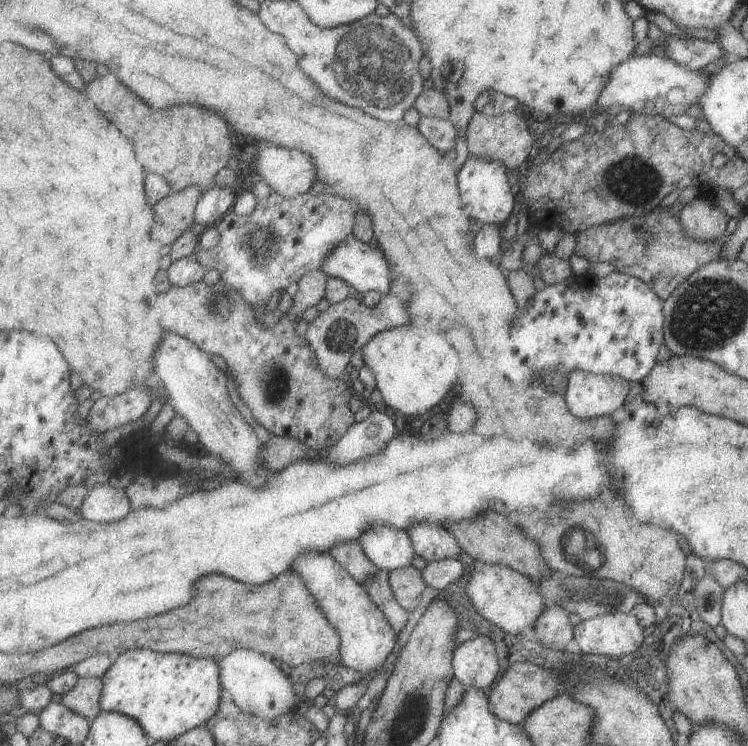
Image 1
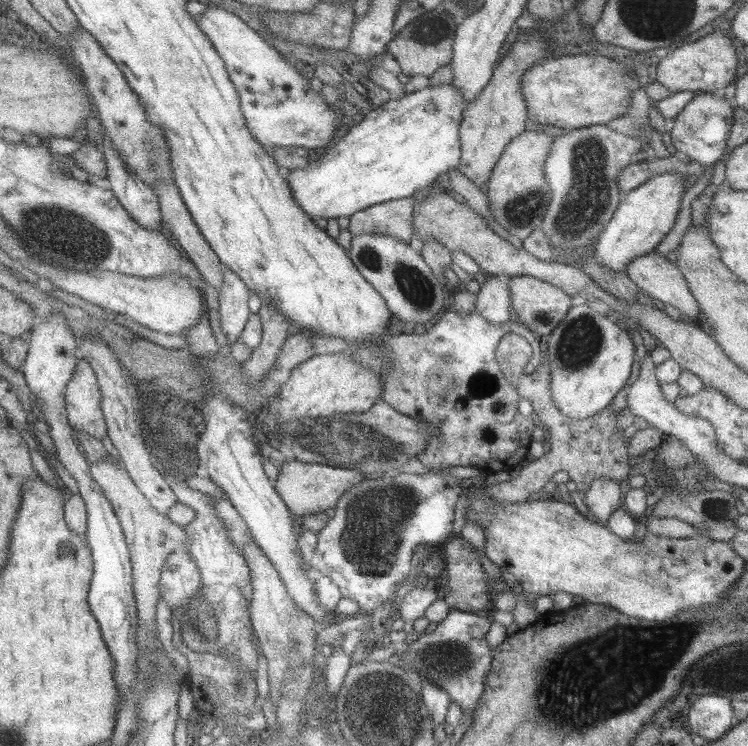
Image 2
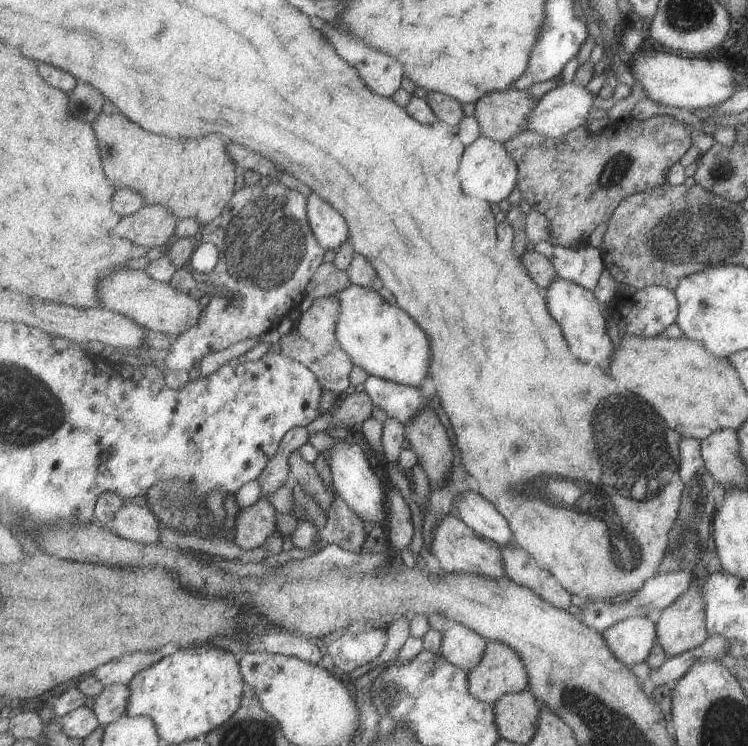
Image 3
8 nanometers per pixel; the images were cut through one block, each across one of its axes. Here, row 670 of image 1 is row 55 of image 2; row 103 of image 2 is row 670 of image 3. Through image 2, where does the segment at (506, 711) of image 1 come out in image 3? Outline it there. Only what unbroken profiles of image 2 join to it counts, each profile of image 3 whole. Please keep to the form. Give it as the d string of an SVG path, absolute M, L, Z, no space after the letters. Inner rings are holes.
M496 640L486 644L479 666L468 675L471 694L491 704L503 694L518 693L527 686L522 659L513 648Z

